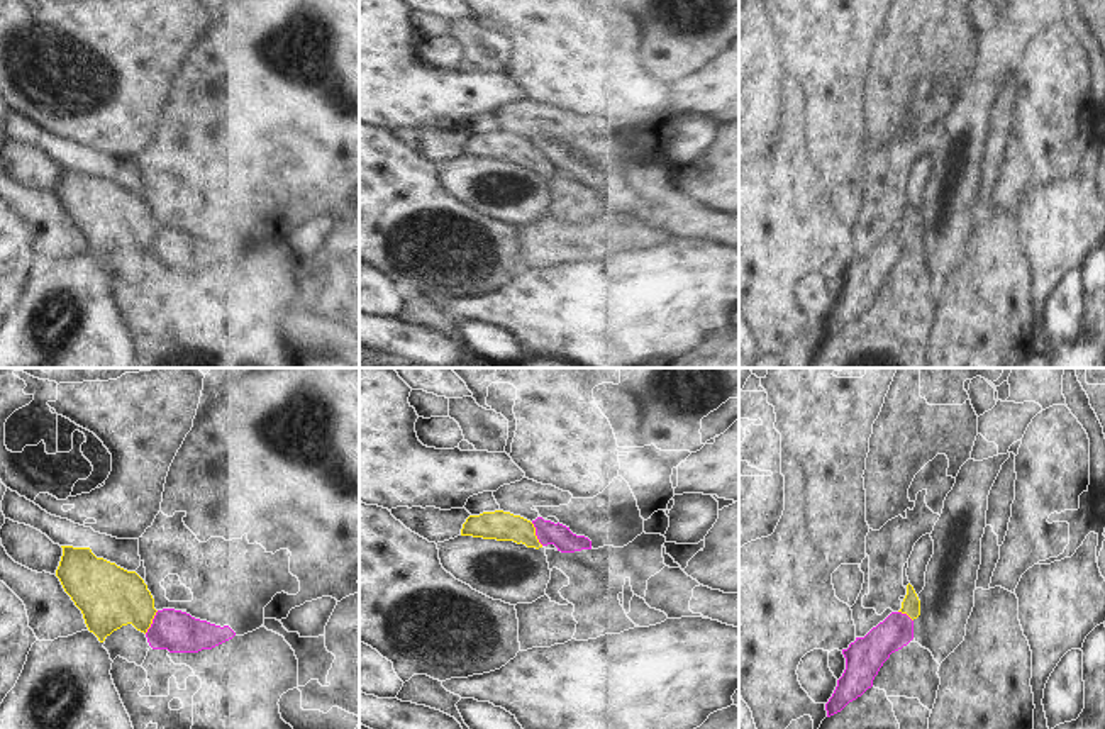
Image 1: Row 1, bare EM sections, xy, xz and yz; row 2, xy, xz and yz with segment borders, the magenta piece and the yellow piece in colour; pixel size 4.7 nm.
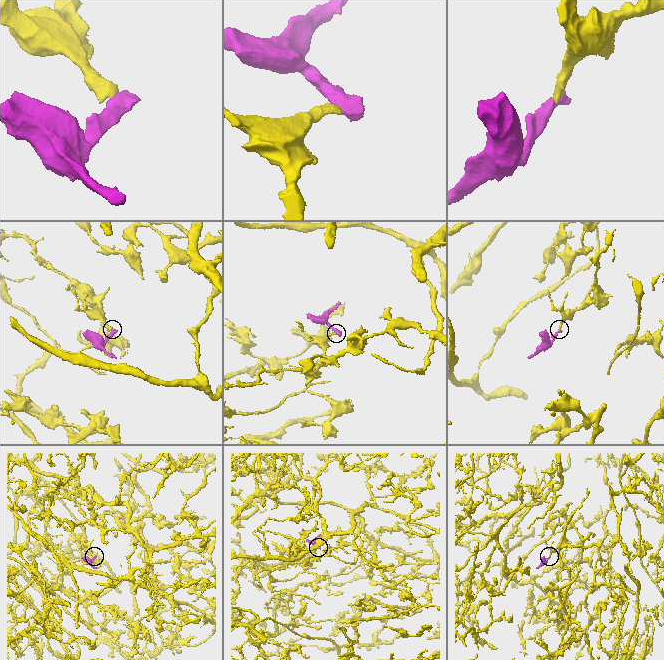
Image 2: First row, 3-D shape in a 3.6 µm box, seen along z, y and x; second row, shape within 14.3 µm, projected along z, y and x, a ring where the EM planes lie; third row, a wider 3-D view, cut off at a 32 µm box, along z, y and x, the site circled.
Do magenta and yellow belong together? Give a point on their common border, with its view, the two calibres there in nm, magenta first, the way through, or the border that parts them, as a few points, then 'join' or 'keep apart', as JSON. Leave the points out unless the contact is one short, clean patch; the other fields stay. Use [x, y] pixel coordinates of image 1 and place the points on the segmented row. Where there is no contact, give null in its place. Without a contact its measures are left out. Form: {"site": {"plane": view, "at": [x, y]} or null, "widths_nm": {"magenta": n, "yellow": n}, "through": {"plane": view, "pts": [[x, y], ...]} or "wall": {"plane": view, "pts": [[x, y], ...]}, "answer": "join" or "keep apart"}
{"site": {"plane": "xy", "at": [153, 623]}, "widths_nm": {"magenta": 200, "yellow": 300}, "wall": {"plane": "xy", "pts": [[158, 611], [144, 633]]}, "answer": "keep apart"}

